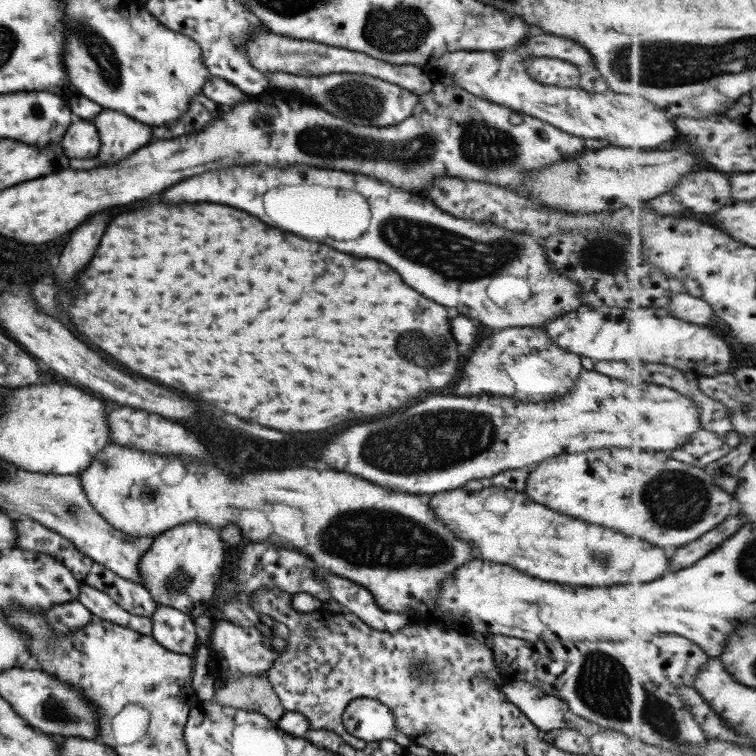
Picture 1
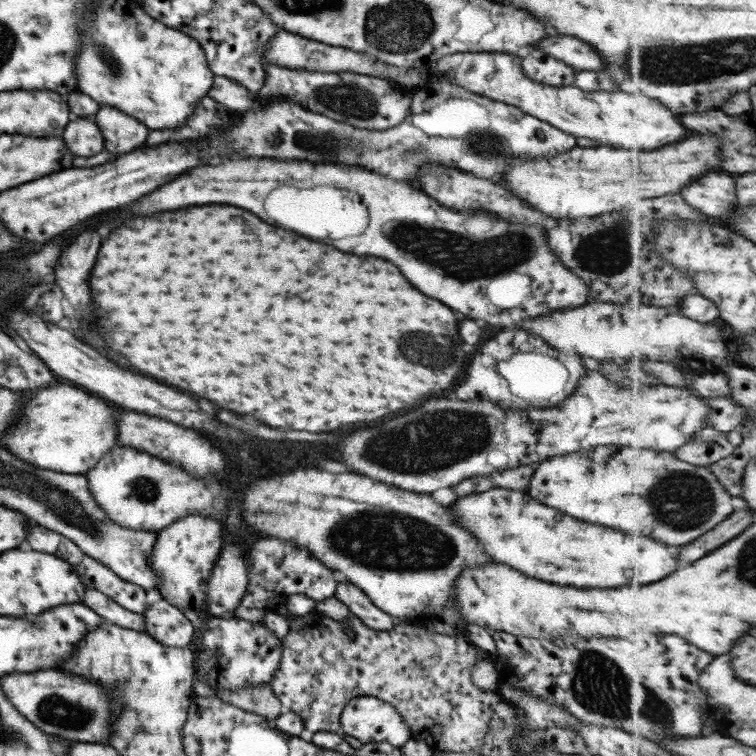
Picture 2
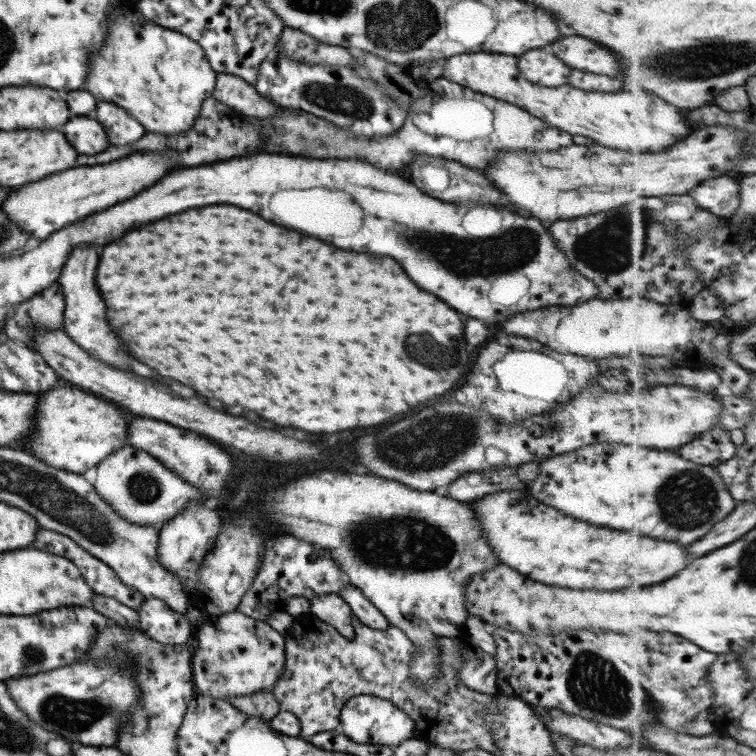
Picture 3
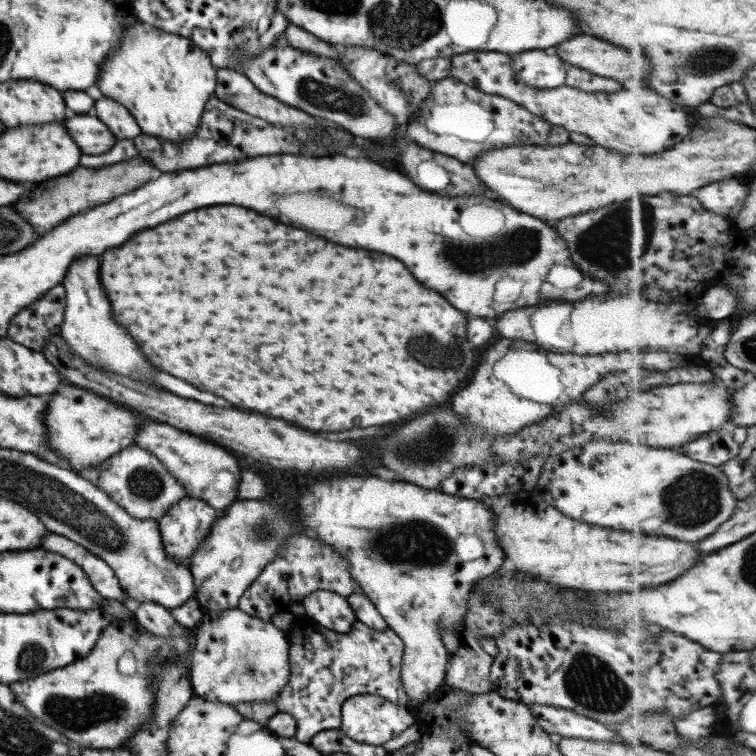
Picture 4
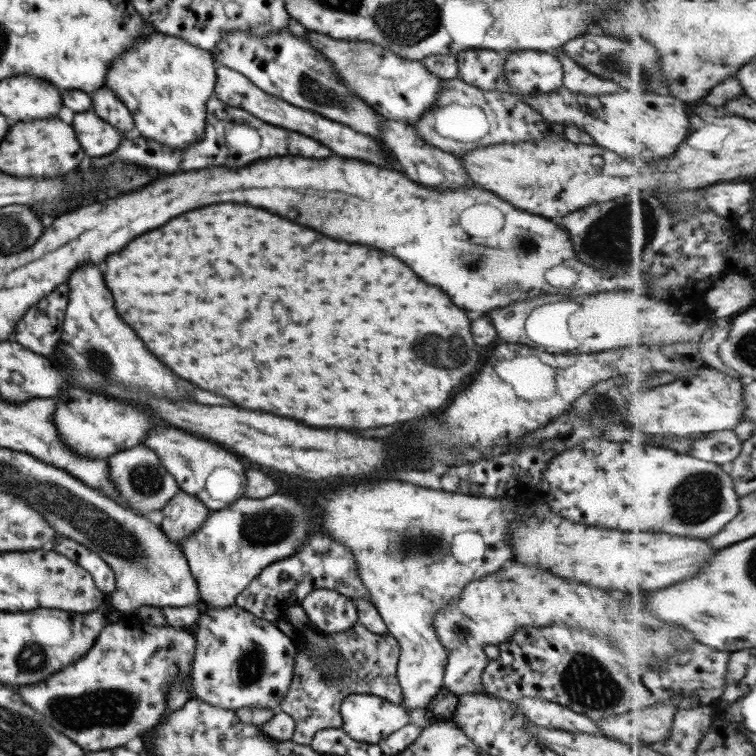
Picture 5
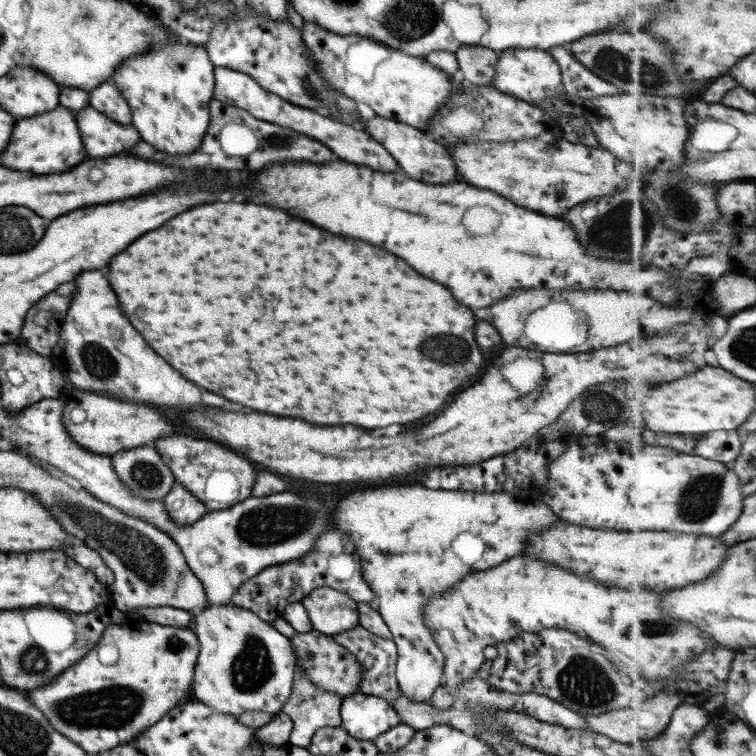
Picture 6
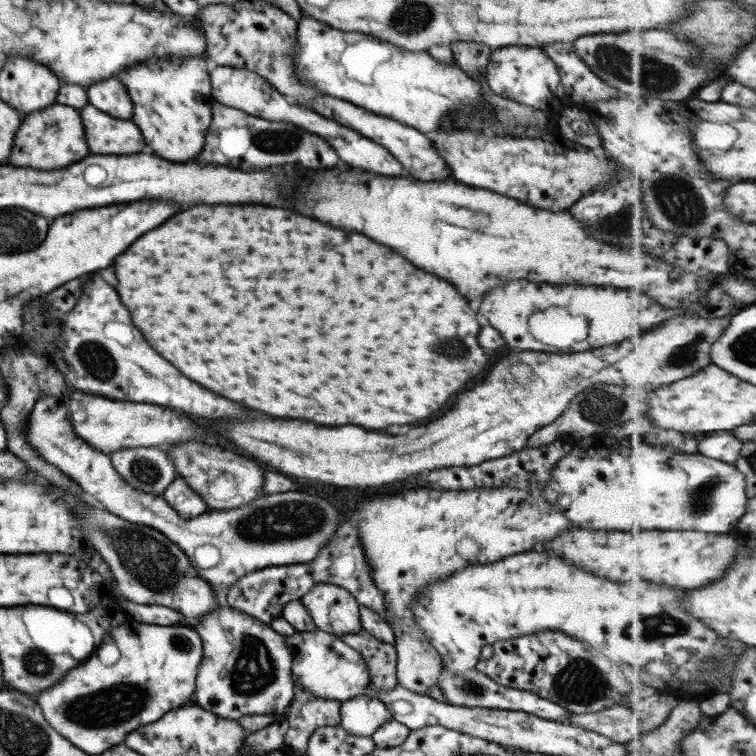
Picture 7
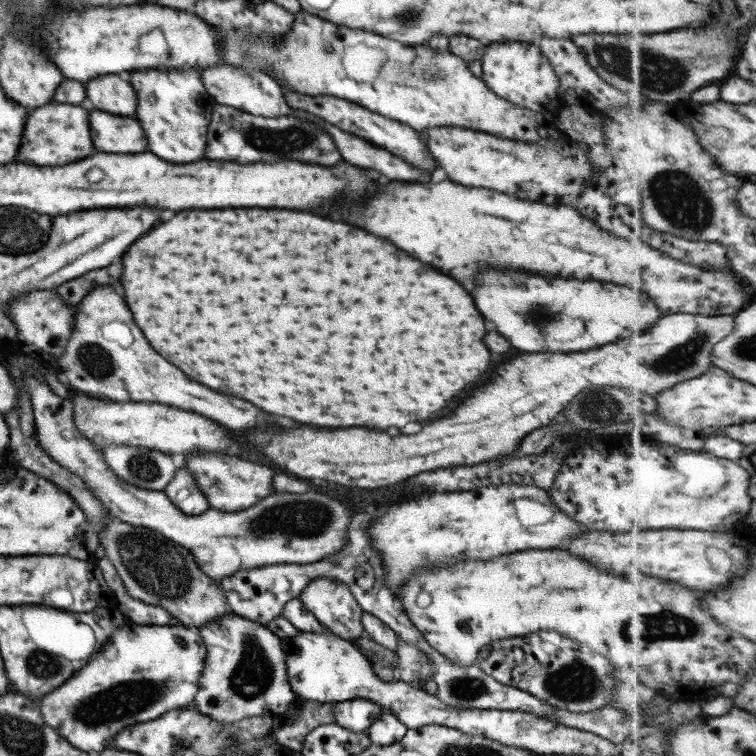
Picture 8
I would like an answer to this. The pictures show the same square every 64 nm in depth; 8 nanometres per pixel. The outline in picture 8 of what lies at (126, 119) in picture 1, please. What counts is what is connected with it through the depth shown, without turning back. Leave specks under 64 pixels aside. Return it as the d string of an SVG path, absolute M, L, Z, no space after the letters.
M107 74L88 80L83 85L86 104L107 114L133 116L137 108L136 98L125 75Z

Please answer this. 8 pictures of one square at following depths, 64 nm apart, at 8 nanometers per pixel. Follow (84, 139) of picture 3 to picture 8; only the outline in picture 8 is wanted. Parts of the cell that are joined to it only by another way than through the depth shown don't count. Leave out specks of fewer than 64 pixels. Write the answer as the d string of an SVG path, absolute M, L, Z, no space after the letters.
M89 110L89 136L97 152L111 152L111 154L131 154L131 152L145 152L145 135L141 126L131 118L111 116L107 112Z

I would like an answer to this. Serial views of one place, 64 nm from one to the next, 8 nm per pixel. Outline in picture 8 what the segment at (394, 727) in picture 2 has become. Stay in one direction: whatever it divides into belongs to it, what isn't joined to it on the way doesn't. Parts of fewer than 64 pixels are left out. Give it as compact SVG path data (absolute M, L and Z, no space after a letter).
M353 699L334 703L332 713L336 725L351 732L365 732L368 725L380 714L377 703L365 699Z

